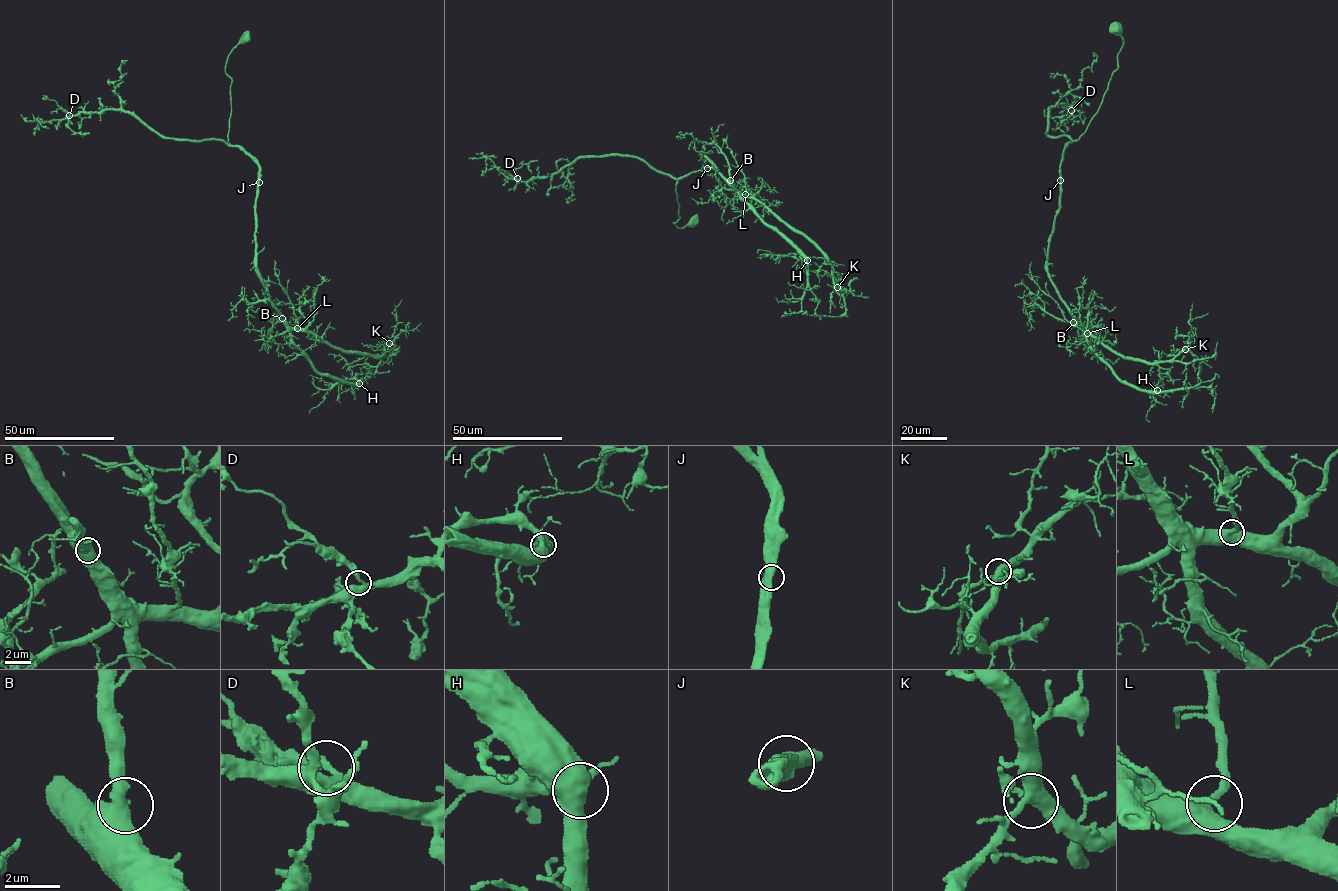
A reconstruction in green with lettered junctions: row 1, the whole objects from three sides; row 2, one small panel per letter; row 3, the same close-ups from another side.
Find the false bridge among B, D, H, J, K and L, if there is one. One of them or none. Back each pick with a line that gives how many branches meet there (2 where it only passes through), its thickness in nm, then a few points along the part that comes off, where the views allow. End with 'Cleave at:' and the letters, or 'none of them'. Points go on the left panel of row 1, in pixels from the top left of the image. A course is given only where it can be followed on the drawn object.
Cleave at: none of them

